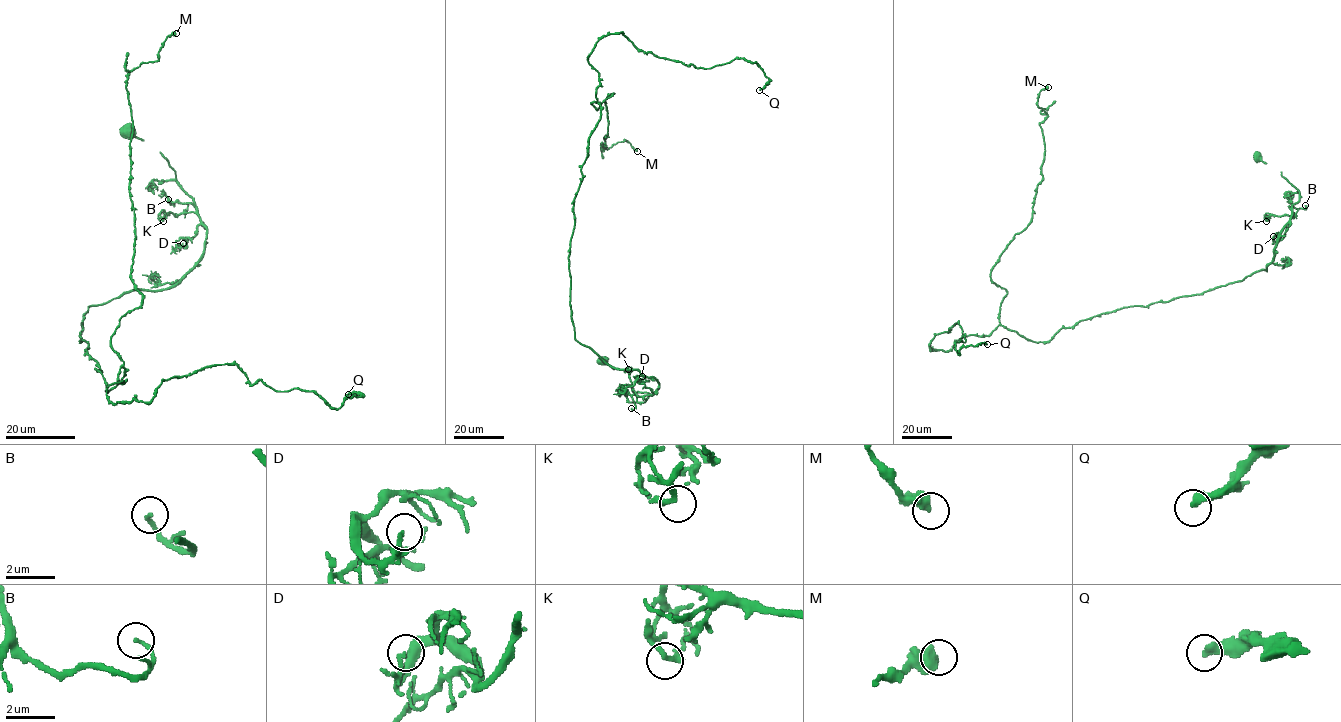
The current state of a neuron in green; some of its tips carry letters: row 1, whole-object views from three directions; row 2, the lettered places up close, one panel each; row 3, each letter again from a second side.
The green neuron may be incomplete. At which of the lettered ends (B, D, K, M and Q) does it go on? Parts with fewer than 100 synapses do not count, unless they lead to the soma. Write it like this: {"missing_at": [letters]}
{"missing_at": []}

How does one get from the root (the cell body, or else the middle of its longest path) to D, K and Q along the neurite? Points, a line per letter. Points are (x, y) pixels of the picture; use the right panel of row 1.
D: (1258, 157), (1281, 172), (1299, 192), (1288, 229), (1281, 239), (1275, 236), (1272, 239), (1273, 236)
K: (1258, 157), (1281, 172), (1299, 192), (1299, 200), (1292, 206), (1293, 216), (1269, 215), (1265, 216), (1266, 221)
Q: (1258, 157), (1299, 192), (1266, 270), (1046, 342), (999, 325), (929, 347), (955, 323), (959, 355), (987, 344)

